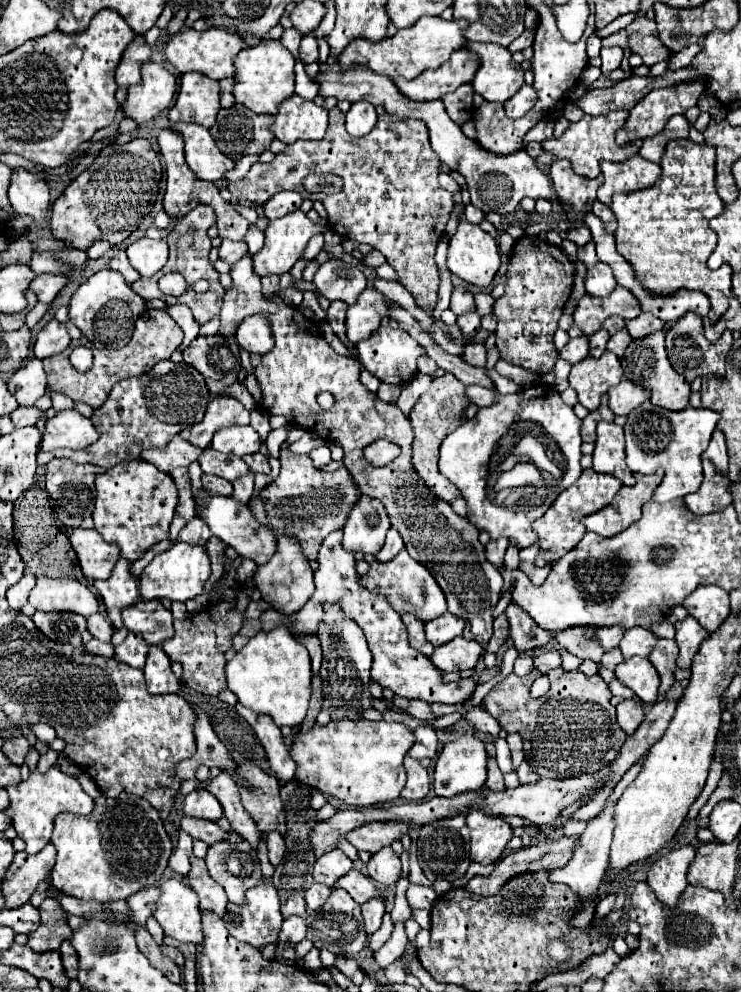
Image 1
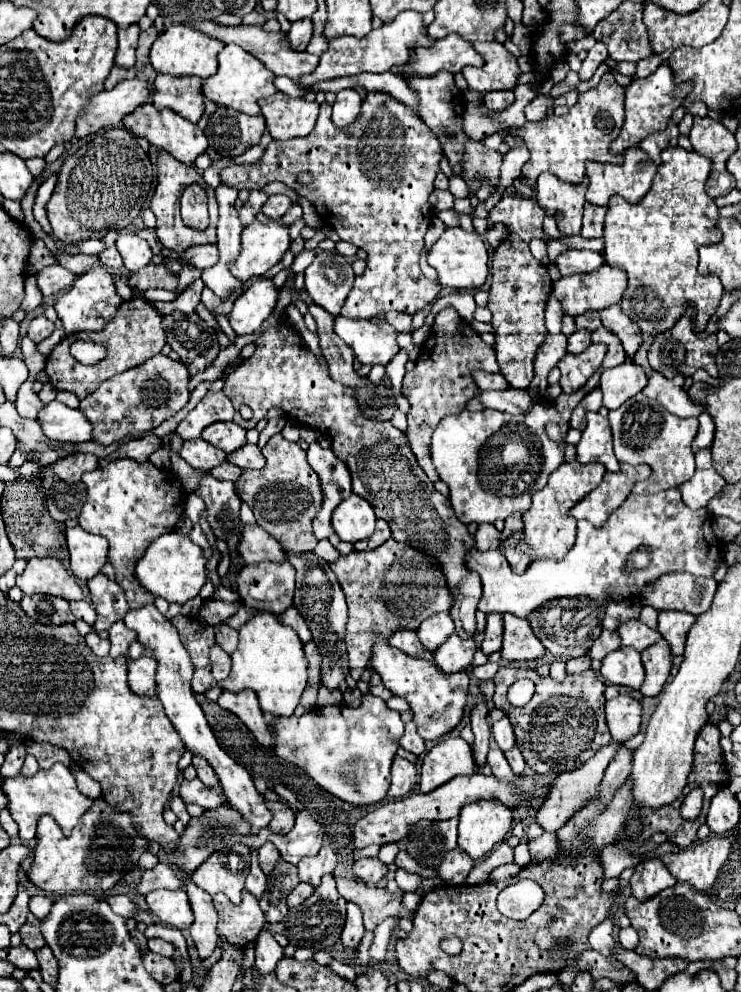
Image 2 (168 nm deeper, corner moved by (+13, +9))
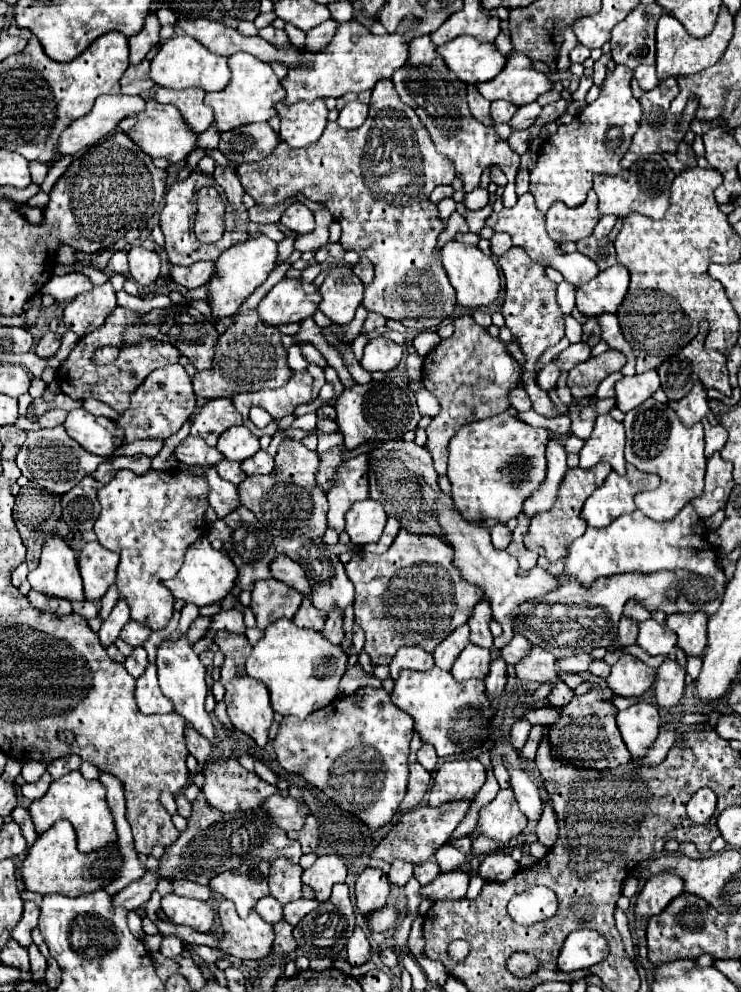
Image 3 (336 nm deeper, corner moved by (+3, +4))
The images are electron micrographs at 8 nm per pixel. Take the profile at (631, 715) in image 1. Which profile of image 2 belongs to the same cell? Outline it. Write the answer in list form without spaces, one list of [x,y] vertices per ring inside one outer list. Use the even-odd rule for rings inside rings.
[[[619,694],[617,698],[607,700],[605,714],[611,738],[615,742],[631,740],[641,728],[641,704],[627,694]]]

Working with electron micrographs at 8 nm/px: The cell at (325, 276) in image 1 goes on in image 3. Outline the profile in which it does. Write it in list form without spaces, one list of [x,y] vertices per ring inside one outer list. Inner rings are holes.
[[[335,265],[327,271],[327,279],[319,287],[319,311],[333,323],[351,323],[363,299],[363,283],[353,273],[351,265]]]

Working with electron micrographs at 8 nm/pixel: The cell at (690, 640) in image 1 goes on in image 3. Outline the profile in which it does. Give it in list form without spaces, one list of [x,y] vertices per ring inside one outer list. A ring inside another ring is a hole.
[[[689,613],[689,615],[669,615],[667,627],[677,633],[677,645],[691,657],[701,657],[707,645],[707,615]]]

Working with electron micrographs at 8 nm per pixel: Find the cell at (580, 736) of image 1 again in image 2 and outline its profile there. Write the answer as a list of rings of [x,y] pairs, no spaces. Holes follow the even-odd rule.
[[[503,666],[495,674],[493,682],[493,702],[497,708],[509,714],[517,736],[517,746],[521,748],[523,758],[533,772],[559,774],[577,770],[611,742],[611,734],[605,722],[605,684],[597,678],[593,670],[567,676],[565,682],[555,682],[551,678],[539,678],[539,674],[533,670]],[[519,678],[529,678],[535,682],[535,696],[523,708],[515,708],[507,700],[509,686]]]

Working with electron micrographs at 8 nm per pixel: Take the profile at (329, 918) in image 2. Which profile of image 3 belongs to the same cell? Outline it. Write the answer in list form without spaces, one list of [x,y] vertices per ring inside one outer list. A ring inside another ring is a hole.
[[[339,883],[339,885],[335,885],[335,889],[327,901],[323,901],[315,911],[305,915],[299,921],[299,925],[295,925],[293,933],[295,933],[295,941],[297,941],[299,949],[309,959],[315,959],[315,957],[339,959],[339,953],[345,949],[353,929],[355,929],[355,913],[353,913],[353,905],[349,899],[349,887],[345,883]]]

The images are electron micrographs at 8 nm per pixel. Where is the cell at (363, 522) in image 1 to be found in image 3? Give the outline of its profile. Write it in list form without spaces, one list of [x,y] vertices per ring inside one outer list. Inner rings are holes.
[[[365,499],[353,503],[353,507],[345,515],[345,531],[351,537],[353,545],[375,543],[385,527],[387,515],[377,501]]]

